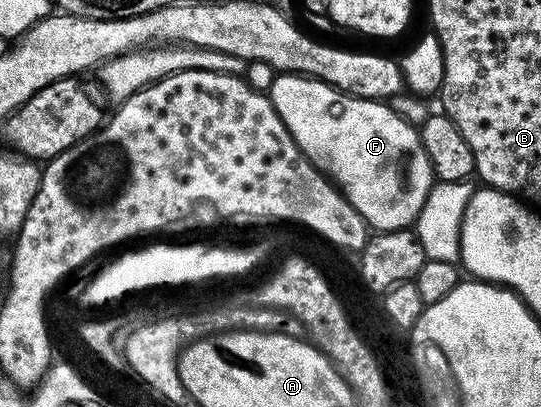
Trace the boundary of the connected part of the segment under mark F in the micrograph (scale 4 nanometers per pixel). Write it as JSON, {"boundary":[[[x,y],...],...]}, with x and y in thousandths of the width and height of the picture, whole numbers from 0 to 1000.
{"boundary":[[[514,179],[510,189],[506,189],[505,204],[494,229],[499,246],[505,251],[508,275],[516,275],[516,285],[523,295],[530,324],[538,324],[545,354],[571,386],[573,398],[586,410],[591,425],[606,432],[621,450],[630,474],[638,479],[638,489],[665,521],[669,536],[675,538],[677,548],[680,548],[691,568],[747,565],[762,558],[765,548],[773,543],[778,516],[784,511],[786,494],[791,486],[793,467],[799,464],[804,450],[804,430],[800,405],[795,403],[789,373],[778,351],[778,334],[769,307],[763,307],[752,292],[741,290],[710,248],[688,241],[652,238],[632,221],[625,221],[621,211],[595,201],[591,192],[566,189],[560,182]]]}

